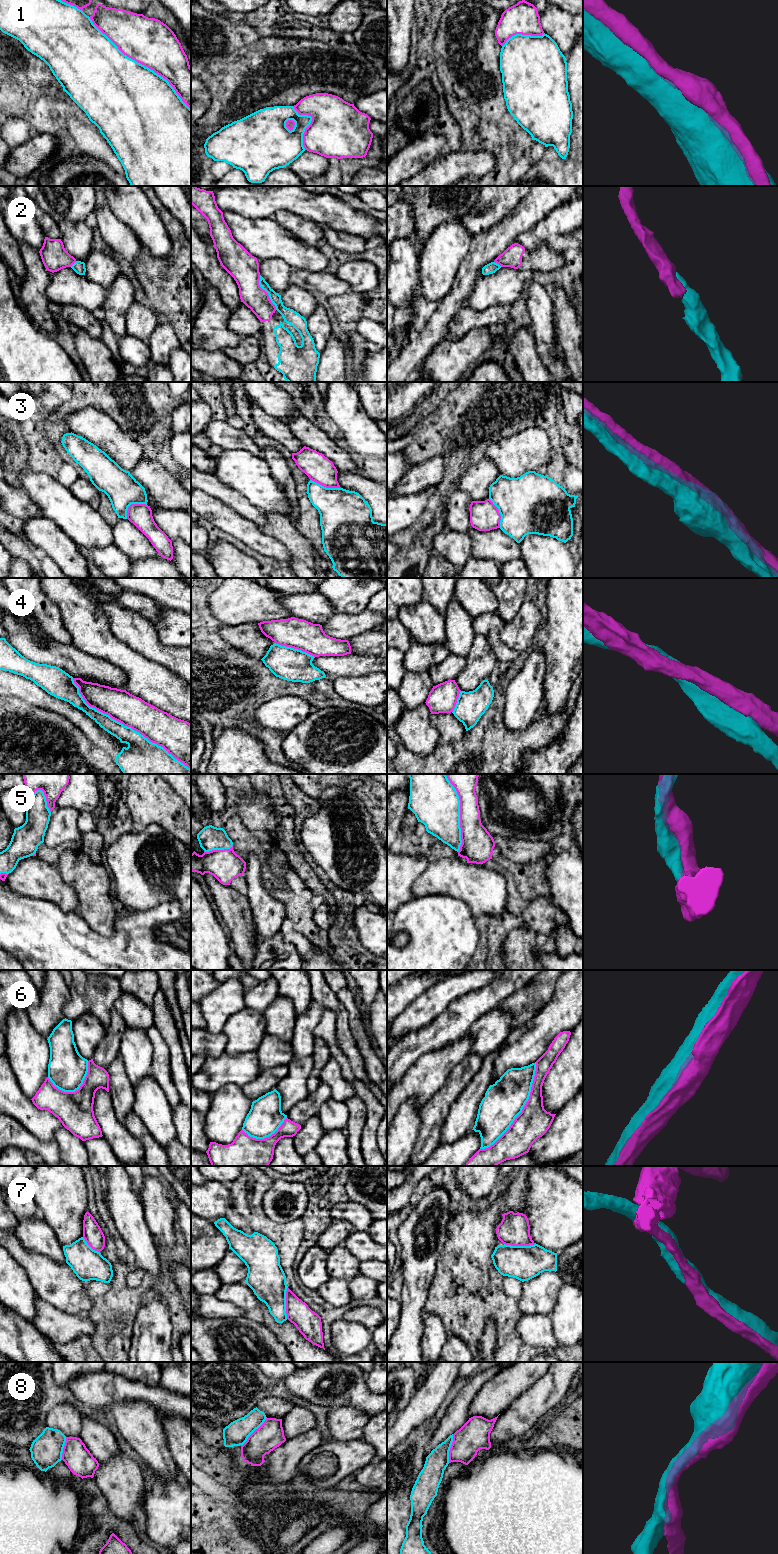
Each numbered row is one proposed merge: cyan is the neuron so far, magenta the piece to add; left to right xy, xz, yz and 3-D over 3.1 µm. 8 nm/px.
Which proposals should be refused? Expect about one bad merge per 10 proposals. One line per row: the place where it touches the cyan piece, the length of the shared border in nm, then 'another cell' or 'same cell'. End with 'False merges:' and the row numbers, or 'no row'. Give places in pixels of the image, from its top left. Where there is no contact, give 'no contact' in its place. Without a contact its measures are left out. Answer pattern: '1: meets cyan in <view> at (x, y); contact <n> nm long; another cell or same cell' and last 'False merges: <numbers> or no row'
1: meets cyan in xy at (141, 64); contact 1100 nm long; same cell
2: meets cyan in xz at (266, 291); contact 320 nm long; same cell
3: meets cyan in xz at (325, 487); contact 260 nm long; same cell
4: meets cyan in xy at (126, 726); contact 1200 nm long; another cell
5: meets cyan in yz at (459, 813); contact 650 nm long; same cell
6: meets cyan in yz at (522, 1108); contact 850 nm long; another cell
7: meets cyan in xz at (285, 1303); contact 260 nm long; same cell
8: meets cyan in xz at (254, 1430); contact 300 nm long; another cell
False merges: 4, 6, 8

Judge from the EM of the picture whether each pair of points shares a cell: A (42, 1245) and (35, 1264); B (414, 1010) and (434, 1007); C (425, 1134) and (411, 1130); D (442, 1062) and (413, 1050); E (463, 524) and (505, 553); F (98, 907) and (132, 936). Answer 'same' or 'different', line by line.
A: different
B: same
C: different
D: different
E: different
F: different

